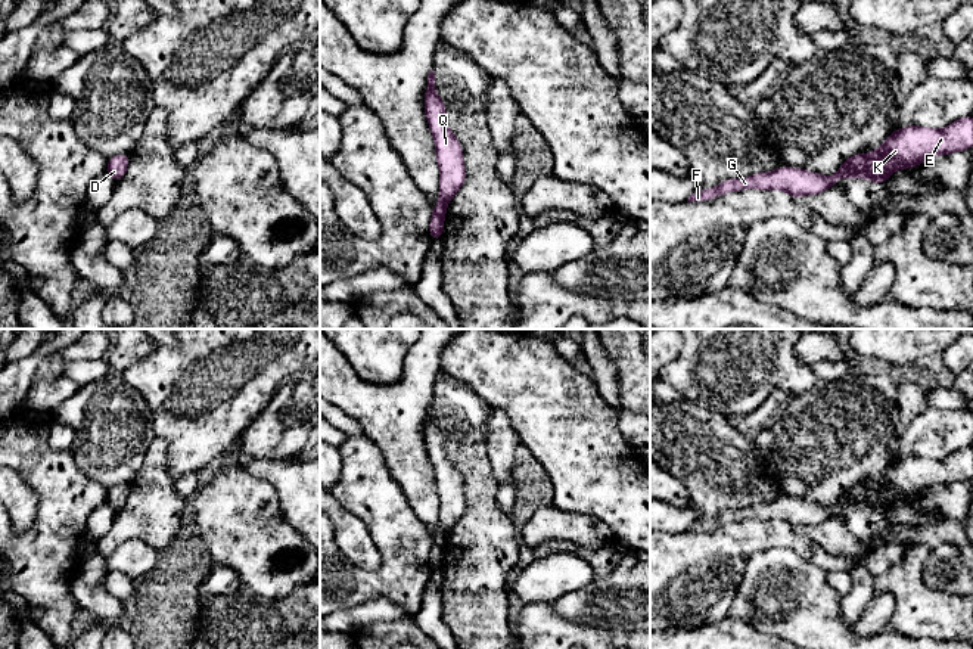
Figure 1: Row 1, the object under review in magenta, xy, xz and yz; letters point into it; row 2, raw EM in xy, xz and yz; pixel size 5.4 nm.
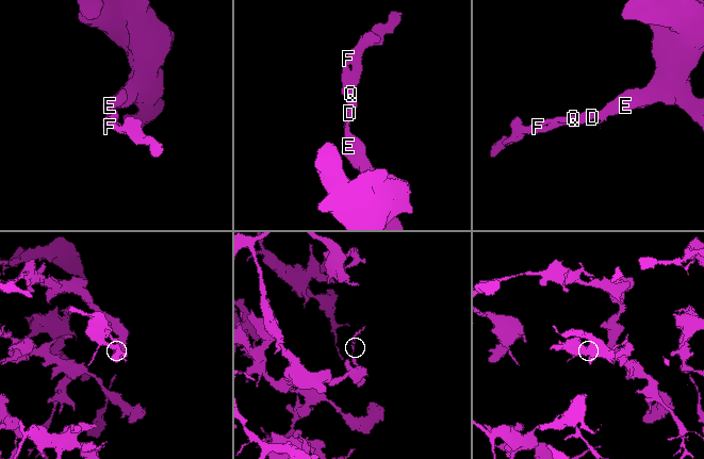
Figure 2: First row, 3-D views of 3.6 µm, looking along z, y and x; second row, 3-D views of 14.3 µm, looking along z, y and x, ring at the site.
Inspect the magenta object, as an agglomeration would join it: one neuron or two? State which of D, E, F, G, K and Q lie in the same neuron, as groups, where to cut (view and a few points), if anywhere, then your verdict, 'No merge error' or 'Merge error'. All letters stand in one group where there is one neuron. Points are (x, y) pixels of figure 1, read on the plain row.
Groups: D F G Q / E K. Split along yz (870, 486), (870, 493), (863, 500), (848, 506). Merge error

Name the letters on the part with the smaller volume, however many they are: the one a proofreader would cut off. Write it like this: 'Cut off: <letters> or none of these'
Cut off: D, F, G, Q

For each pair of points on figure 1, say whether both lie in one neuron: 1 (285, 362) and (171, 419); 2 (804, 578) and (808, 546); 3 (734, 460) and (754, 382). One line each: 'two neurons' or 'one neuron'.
1: one neuron
2: two neurons
3: two neurons

